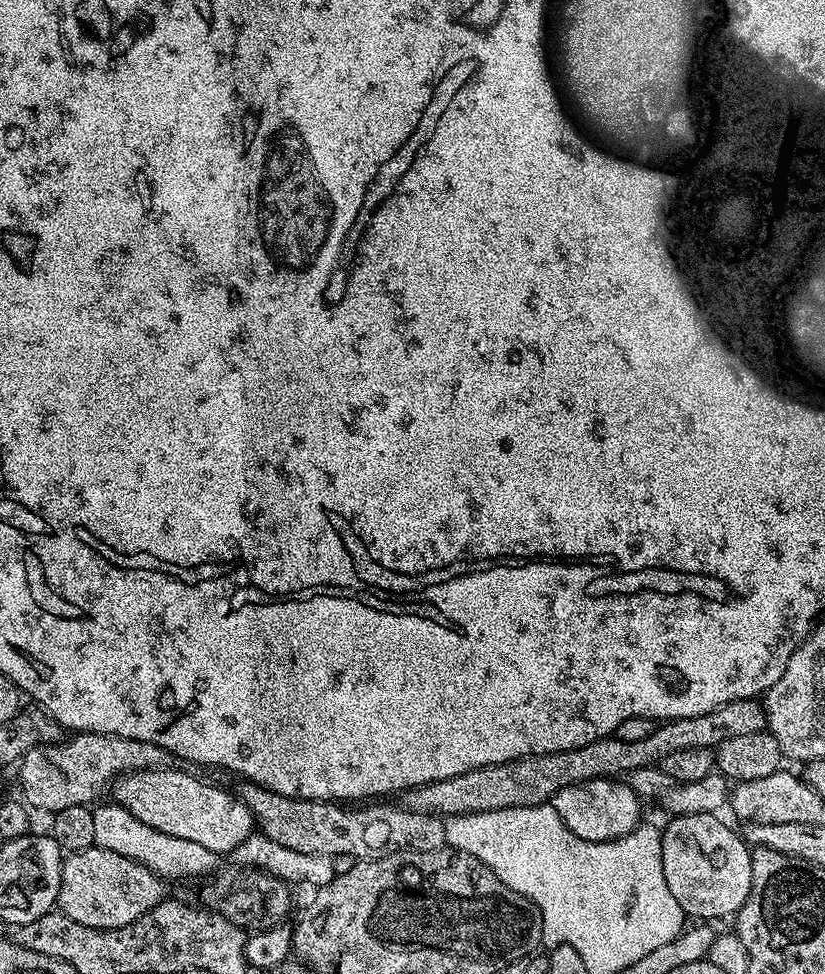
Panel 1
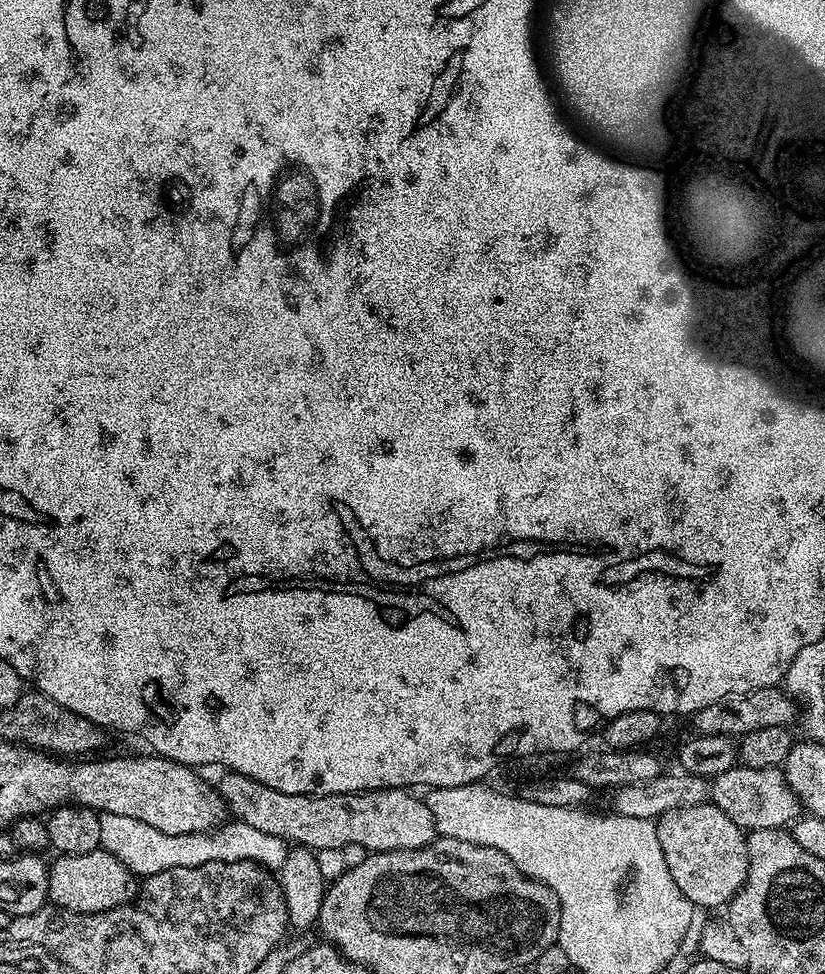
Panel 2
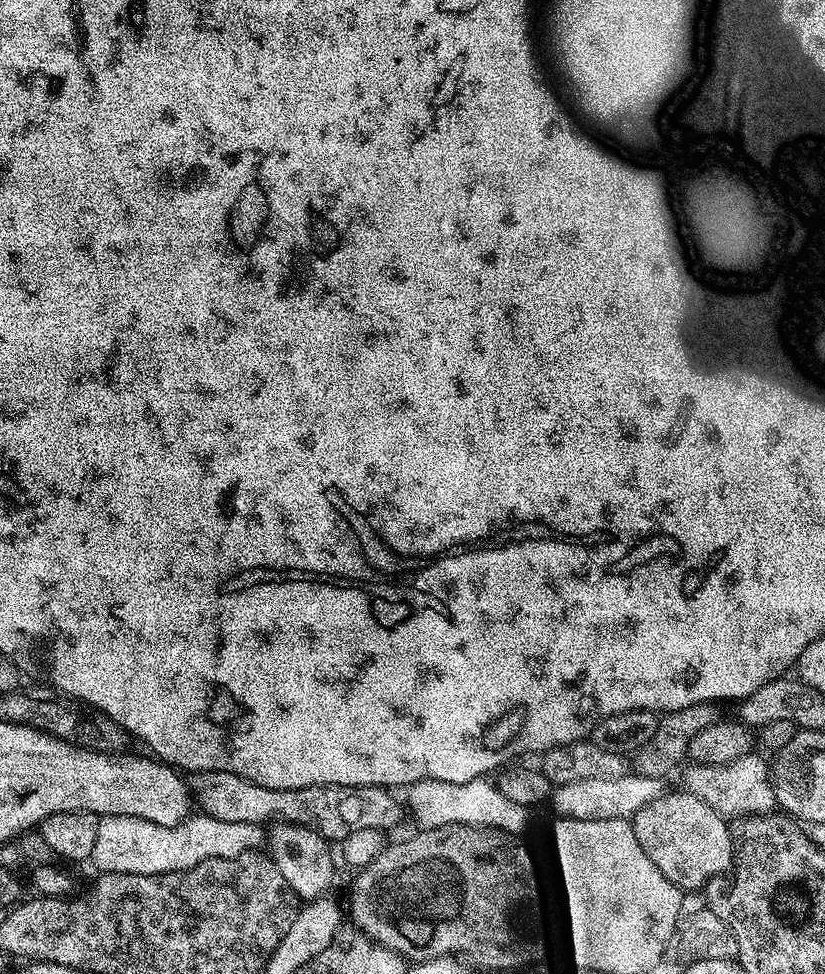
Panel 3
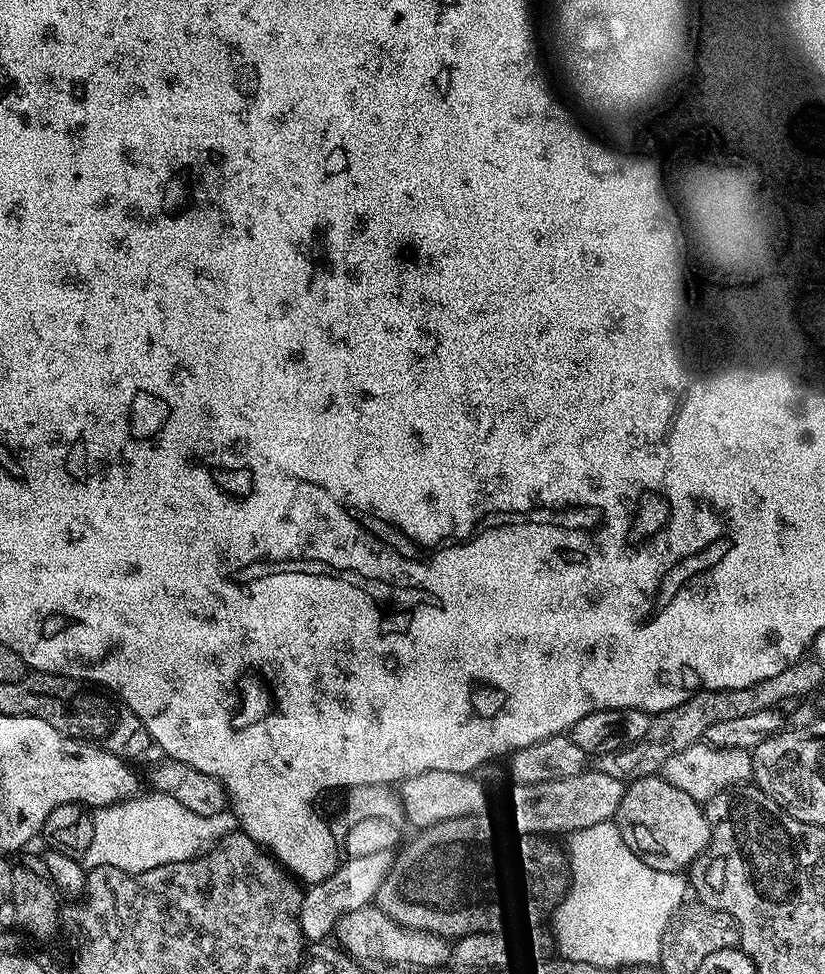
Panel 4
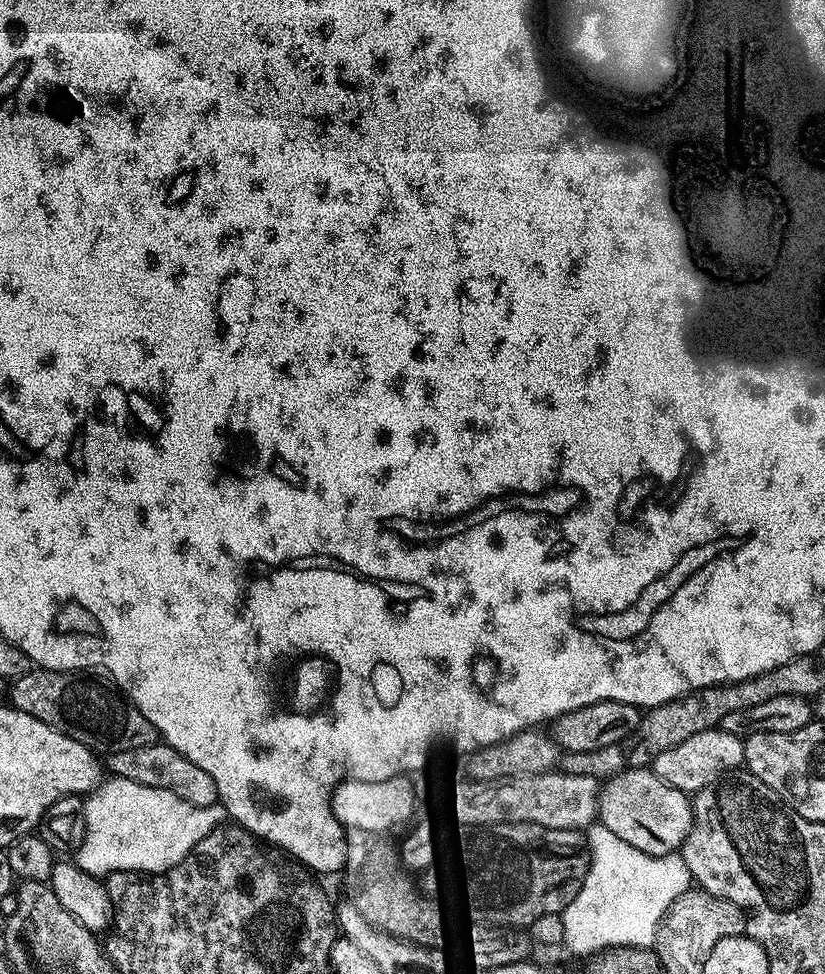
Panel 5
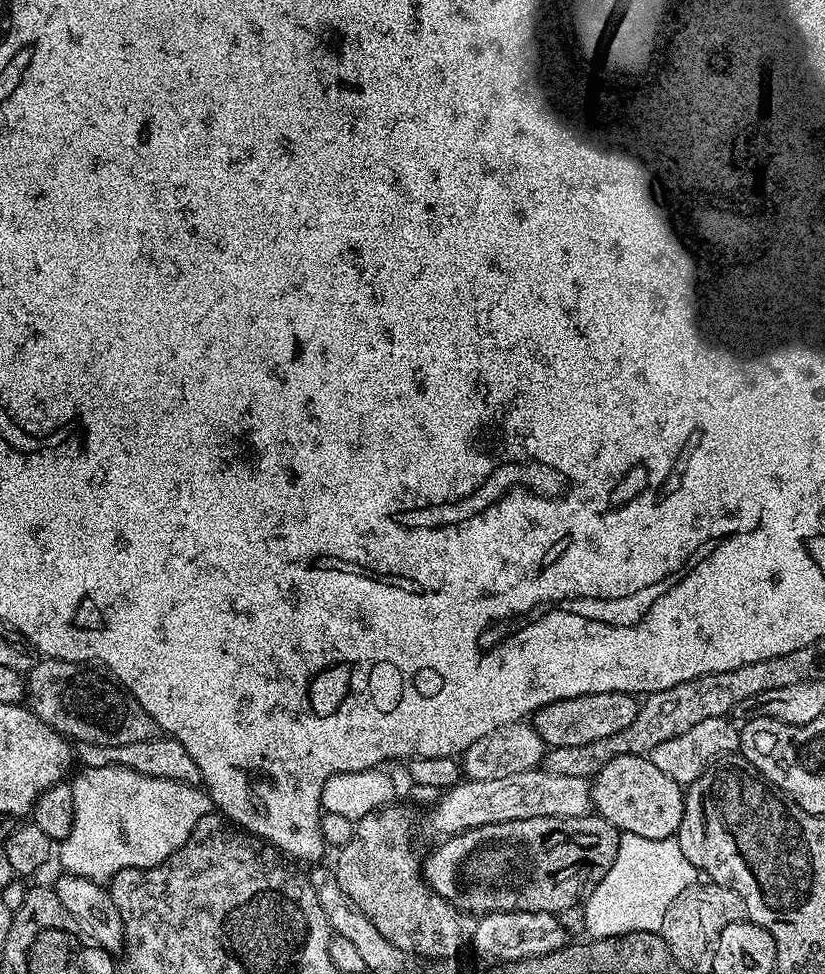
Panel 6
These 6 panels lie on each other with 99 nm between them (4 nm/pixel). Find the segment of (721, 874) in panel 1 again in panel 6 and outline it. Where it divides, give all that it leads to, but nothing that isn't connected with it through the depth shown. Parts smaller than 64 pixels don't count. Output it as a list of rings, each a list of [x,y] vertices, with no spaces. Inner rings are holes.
[[[647,755],[609,756],[593,776],[596,776],[590,780],[593,809],[614,827],[631,829],[633,835],[656,840],[668,840],[680,832],[685,793],[677,781],[662,774]]]

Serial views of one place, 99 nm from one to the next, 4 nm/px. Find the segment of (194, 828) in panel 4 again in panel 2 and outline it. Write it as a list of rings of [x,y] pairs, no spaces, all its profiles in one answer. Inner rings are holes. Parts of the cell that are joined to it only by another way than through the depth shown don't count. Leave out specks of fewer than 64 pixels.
[[[106,812],[101,815],[100,821],[100,848],[118,858],[122,866],[126,866],[140,878],[178,866],[202,866],[208,862],[249,860],[269,870],[279,870],[288,863],[288,841],[274,838],[274,834],[265,834],[263,830],[254,830],[254,826],[246,826],[239,822],[232,823],[230,828],[221,826],[211,832],[162,834],[162,830],[154,830],[154,826],[146,826],[146,822],[138,822],[138,818],[122,818],[122,814]]]

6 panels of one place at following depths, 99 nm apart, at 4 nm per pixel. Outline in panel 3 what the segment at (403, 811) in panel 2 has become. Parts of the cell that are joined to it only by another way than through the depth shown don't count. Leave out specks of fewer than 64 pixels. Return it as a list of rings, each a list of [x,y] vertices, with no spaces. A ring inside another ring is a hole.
[[[189,772],[186,776],[186,783],[188,786],[188,791],[190,793],[191,799],[194,801],[195,807],[196,804],[201,813],[203,815],[209,816],[210,818],[218,818],[218,822],[250,822],[251,824],[259,824],[261,825],[264,820],[271,821],[275,818],[277,821],[285,822],[288,824],[299,824],[301,828],[307,830],[309,833],[315,834],[317,832],[320,836],[325,836],[328,840],[333,840],[333,842],[339,842],[344,839],[348,835],[351,834],[352,831],[362,830],[363,827],[372,827],[381,830],[388,830],[388,827],[391,826],[392,823],[395,822],[396,819],[400,816],[400,808],[396,805],[396,800],[391,791],[387,788],[379,788],[378,786],[374,786],[373,784],[359,784],[358,786],[346,786],[345,784],[311,784],[310,786],[306,786],[305,788],[267,788],[266,786],[258,786],[254,782],[250,782],[246,778],[242,778],[238,774],[230,774],[229,772]]]

